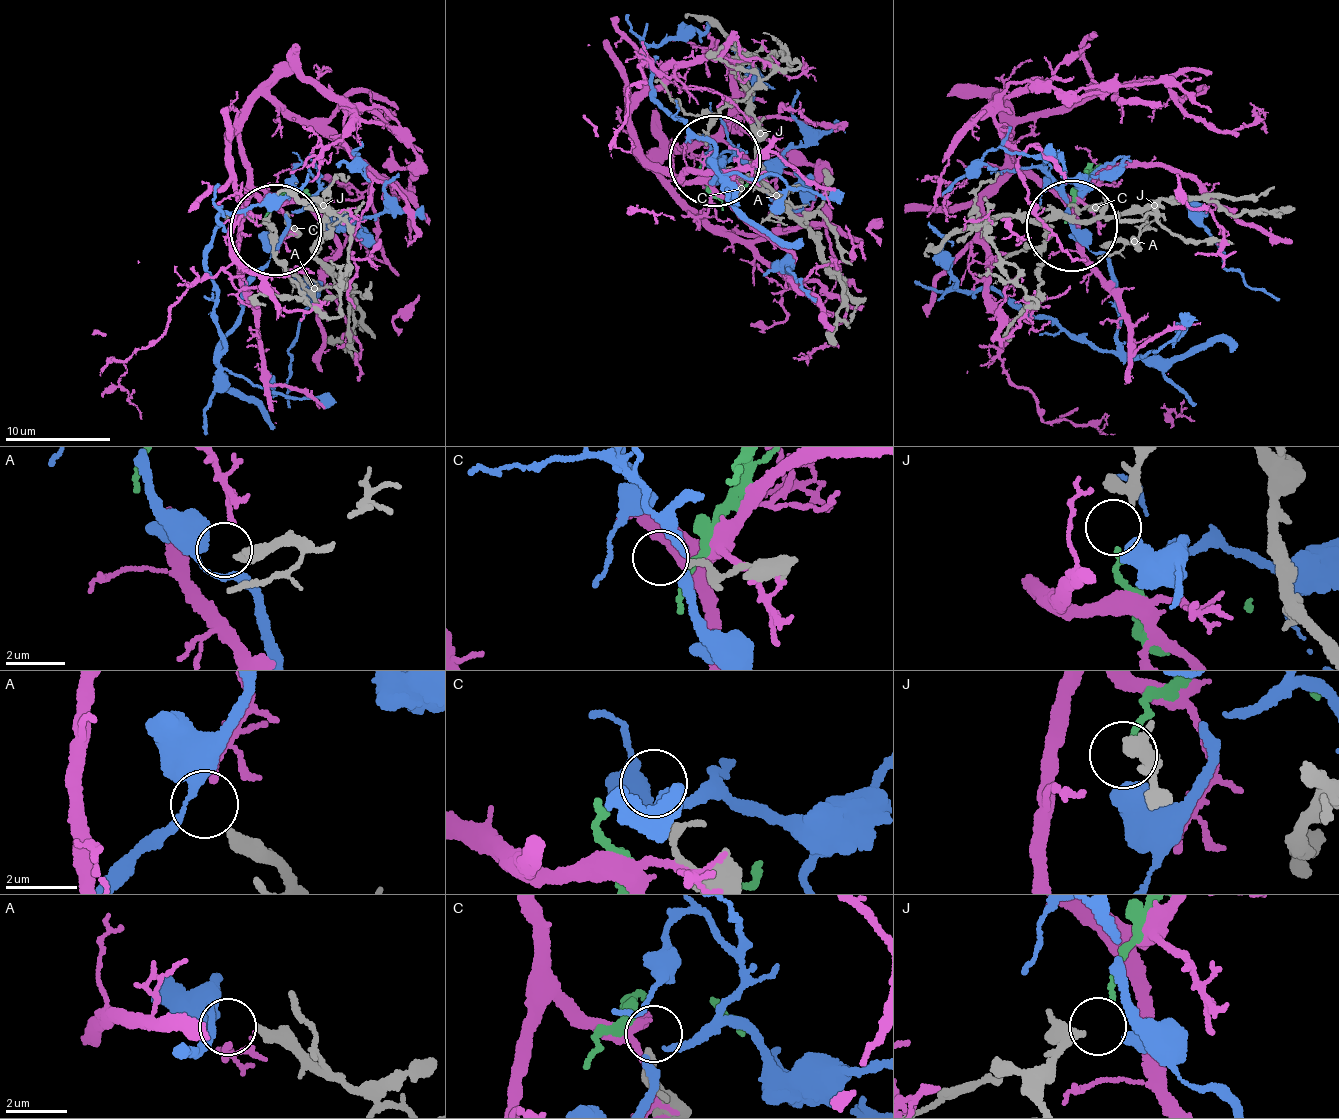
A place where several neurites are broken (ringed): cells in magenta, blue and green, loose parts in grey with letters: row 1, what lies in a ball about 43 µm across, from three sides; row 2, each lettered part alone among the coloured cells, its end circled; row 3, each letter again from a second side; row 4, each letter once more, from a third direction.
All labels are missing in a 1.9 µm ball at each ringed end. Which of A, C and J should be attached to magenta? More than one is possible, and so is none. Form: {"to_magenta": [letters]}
{"to_magenta": ["A"]}

